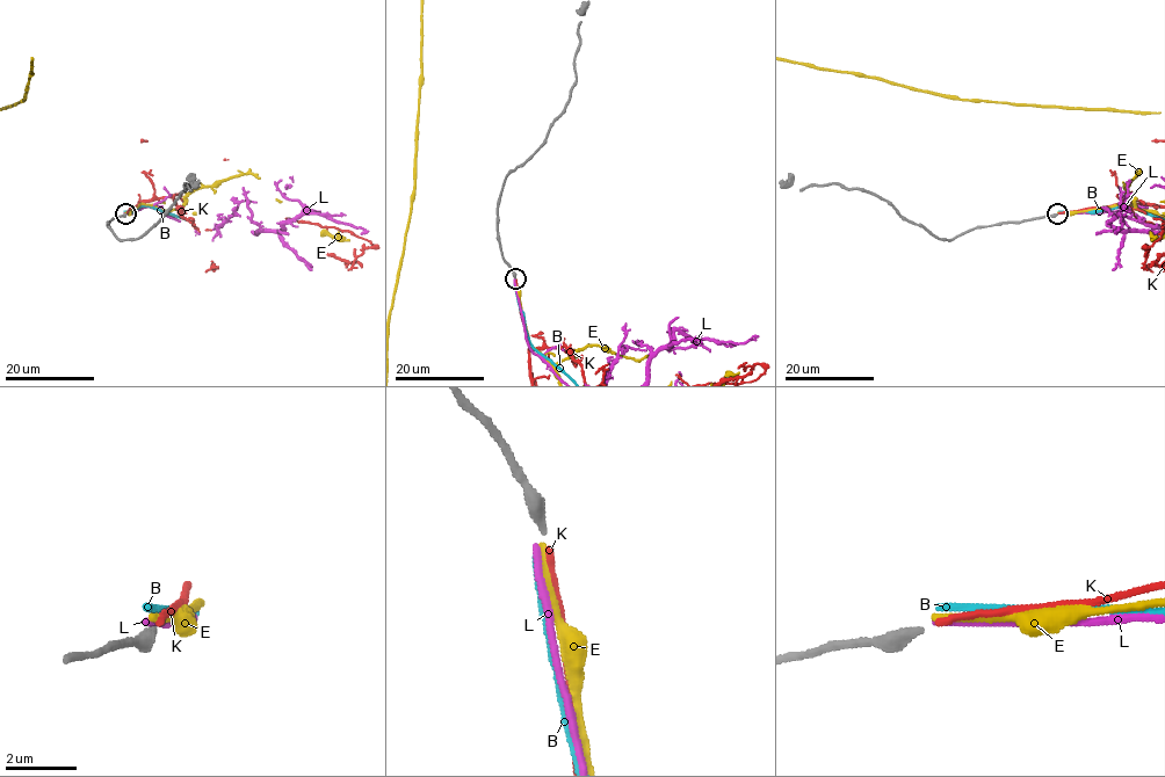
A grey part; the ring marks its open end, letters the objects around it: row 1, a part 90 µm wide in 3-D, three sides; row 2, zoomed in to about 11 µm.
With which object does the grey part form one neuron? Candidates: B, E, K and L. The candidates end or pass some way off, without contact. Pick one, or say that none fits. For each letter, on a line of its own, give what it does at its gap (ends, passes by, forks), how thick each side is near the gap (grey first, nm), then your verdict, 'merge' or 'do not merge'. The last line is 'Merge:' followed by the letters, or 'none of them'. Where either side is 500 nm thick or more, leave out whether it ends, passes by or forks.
B: it ends there; 320 nm thick on the grey side, 200 nm on the other; do not merge
E: it ends there; 320 nm thick on the grey side, 200 nm on the other; do not merge
K: it ends there; 320 nm thick on the grey side, 180 nm on the other; merge
L: it ends there; 320 nm thick on the grey side, 200 nm on the other; do not merge
Merge: K

